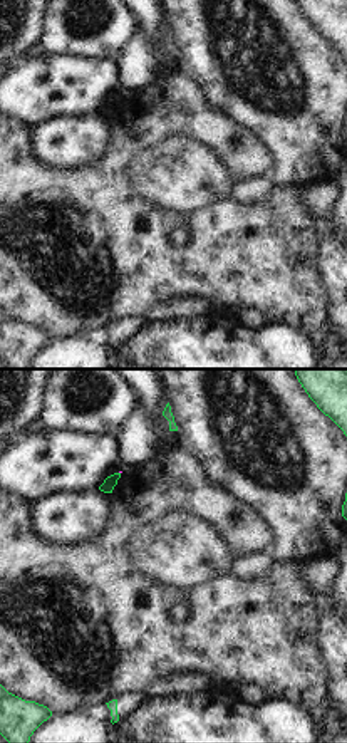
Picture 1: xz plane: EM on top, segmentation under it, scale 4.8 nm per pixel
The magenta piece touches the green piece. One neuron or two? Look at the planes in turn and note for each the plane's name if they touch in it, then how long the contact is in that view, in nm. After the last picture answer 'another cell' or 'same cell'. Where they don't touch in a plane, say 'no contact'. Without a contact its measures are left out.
no contact

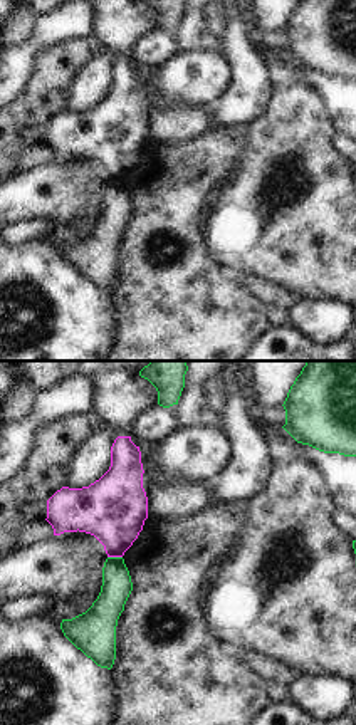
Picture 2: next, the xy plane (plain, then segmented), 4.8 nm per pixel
contact in xy; length 70 nm

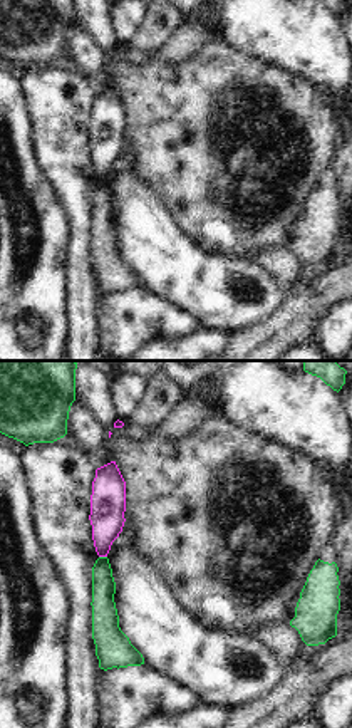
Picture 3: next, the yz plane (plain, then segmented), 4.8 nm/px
contact in yz; length 40 nm

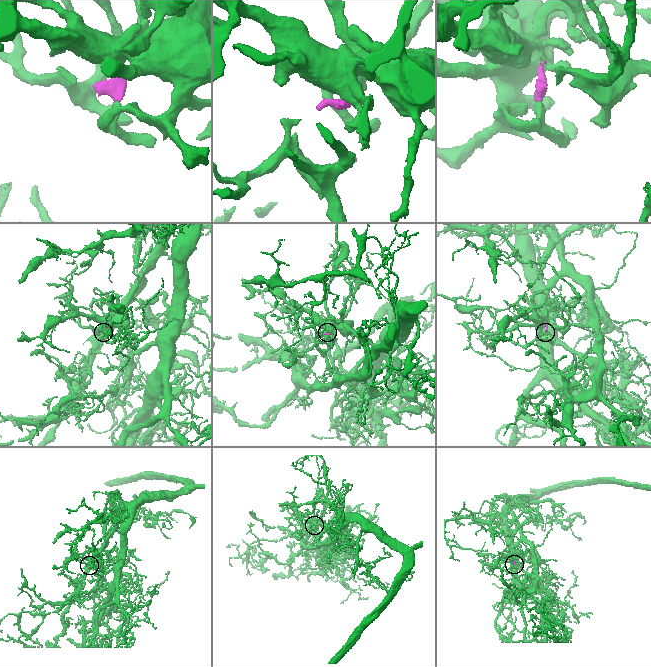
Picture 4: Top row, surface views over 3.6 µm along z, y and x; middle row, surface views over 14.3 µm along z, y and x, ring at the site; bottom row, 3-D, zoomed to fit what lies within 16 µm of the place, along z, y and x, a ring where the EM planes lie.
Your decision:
another cell

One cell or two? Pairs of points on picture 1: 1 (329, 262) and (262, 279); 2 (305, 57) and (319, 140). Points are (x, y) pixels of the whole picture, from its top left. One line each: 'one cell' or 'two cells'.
1: two cells
2: one cell

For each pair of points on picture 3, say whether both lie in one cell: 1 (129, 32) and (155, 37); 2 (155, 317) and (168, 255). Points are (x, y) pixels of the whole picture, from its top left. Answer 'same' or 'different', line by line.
1: different
2: different

